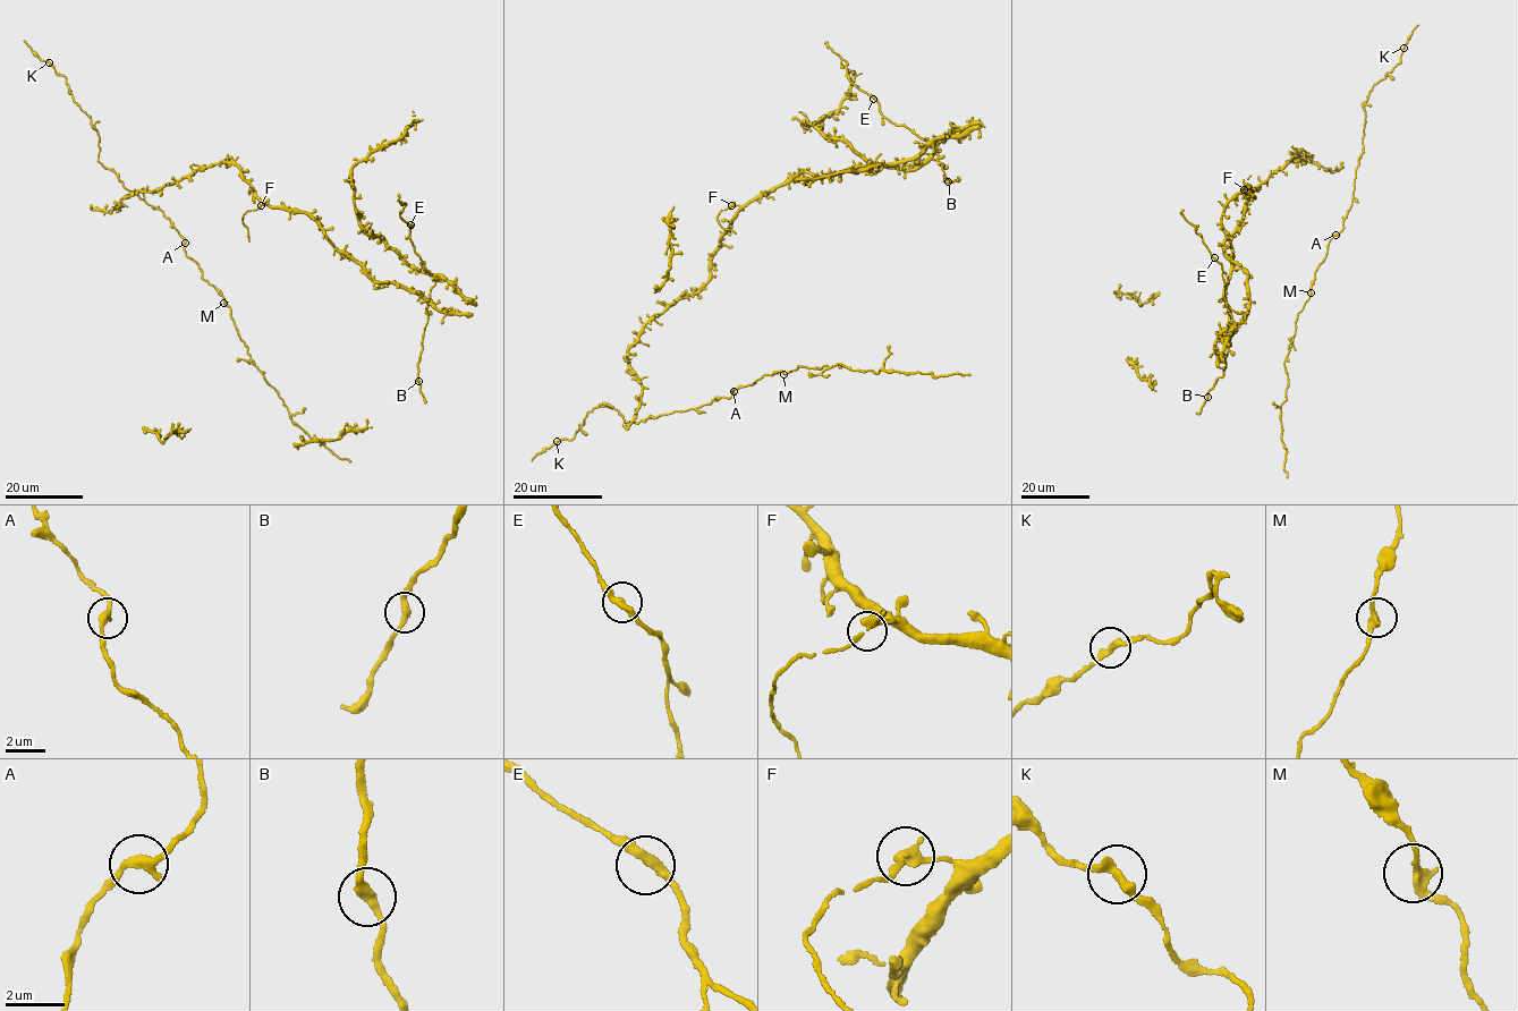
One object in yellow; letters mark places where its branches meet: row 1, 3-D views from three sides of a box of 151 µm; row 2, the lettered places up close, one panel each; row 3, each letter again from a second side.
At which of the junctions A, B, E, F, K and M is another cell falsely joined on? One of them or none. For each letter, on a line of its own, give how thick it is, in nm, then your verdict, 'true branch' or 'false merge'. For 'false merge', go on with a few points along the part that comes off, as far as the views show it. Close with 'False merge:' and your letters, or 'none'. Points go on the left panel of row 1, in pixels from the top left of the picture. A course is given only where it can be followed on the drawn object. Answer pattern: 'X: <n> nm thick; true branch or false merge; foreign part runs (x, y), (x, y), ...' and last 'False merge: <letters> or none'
A: 280 nm thick; true branch
B: 320 nm thick; true branch
E: 320 nm thick; true branch
F: 320 nm thick; false merge; foreign part runs (261, 206), (243, 215), (249, 241)
K: 320 nm thick; true branch
M: 300 nm thick; true branch
False merge: F

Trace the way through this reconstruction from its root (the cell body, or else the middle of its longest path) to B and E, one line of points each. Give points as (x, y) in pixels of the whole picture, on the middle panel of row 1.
B: (740, 209), (803, 172), (832, 176), (892, 163), (930, 145), (948, 181)
E: (740, 209), (803, 172), (832, 176), (892, 163), (930, 145), (939, 158), (938, 147), (884, 118), (873, 99)

